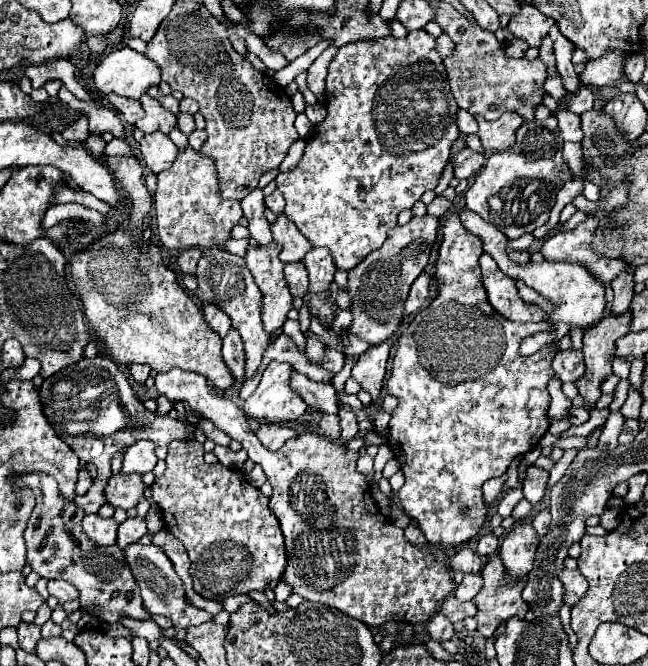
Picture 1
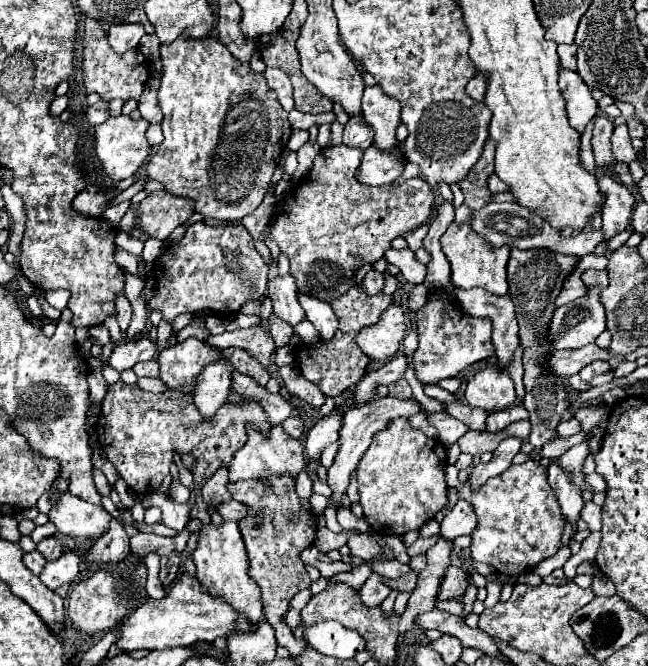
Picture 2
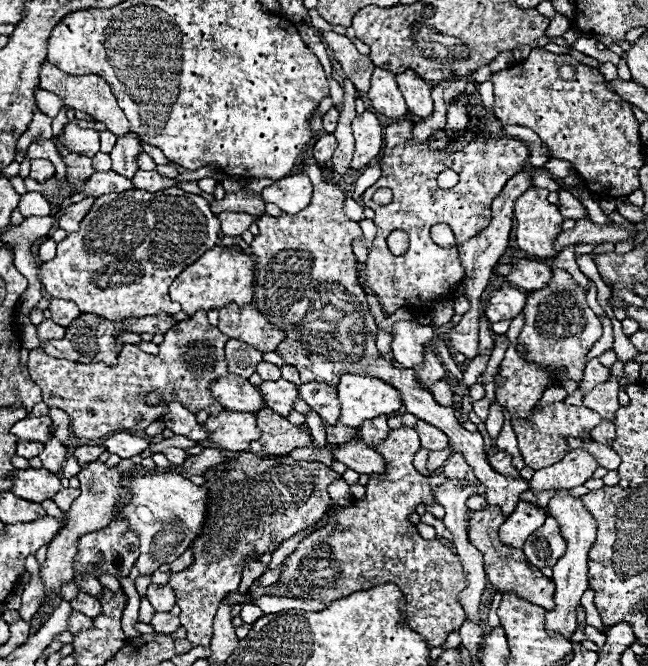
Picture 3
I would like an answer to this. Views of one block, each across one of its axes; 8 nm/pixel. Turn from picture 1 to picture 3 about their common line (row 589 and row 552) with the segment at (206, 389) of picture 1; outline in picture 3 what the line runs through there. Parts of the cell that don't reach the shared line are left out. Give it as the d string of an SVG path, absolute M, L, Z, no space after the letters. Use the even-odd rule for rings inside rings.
M400 426L396 430L390 430L386 440L376 444L374 450L384 458L386 462L386 472L384 476L372 476L370 482L366 484L366 496L364 500L352 498L348 506L338 508L332 512L332 506L328 508L328 522L308 534L296 550L284 558L282 562L282 572L278 578L280 586L286 586L286 590L292 596L302 596L308 600L322 600L322 602L332 602L338 598L346 598L352 592L368 590L380 584L396 584L406 598L406 622L408 628L414 630L416 634L422 634L426 638L426 644L430 648L438 648L446 642L446 636L460 628L466 620L466 614L462 606L458 604L458 594L464 588L464 574L462 574L462 564L460 558L440 544L440 540L426 540L418 534L416 526L410 524L410 516L414 514L414 508L418 504L434 504L432 488L440 486L446 476L436 474L436 476L422 476L413 466L414 454L420 448L420 440L414 428Z

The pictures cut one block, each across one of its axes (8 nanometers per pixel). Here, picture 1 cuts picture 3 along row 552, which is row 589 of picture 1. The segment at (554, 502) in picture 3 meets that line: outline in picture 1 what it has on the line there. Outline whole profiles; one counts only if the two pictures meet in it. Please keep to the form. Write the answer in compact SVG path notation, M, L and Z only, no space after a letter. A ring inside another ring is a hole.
M562 570L562 574L558 574L558 578L562 580L564 586L564 602L568 606L574 606L588 590L588 582L586 578L578 572L578 570Z

